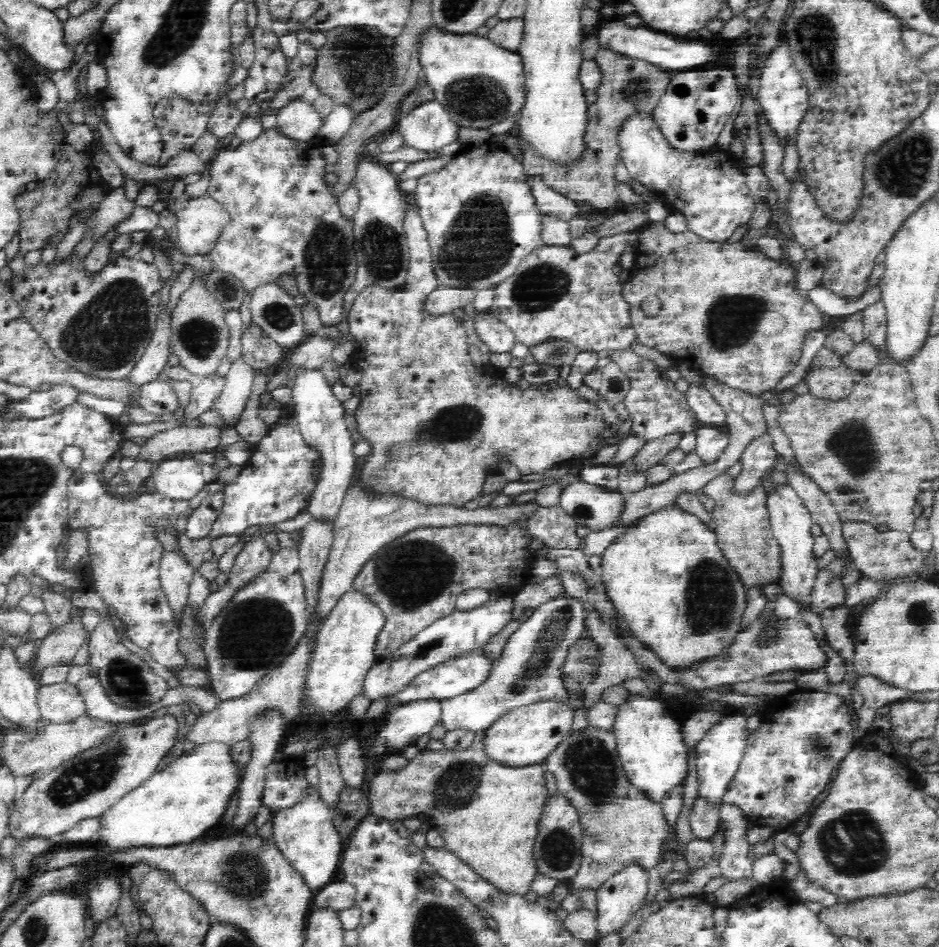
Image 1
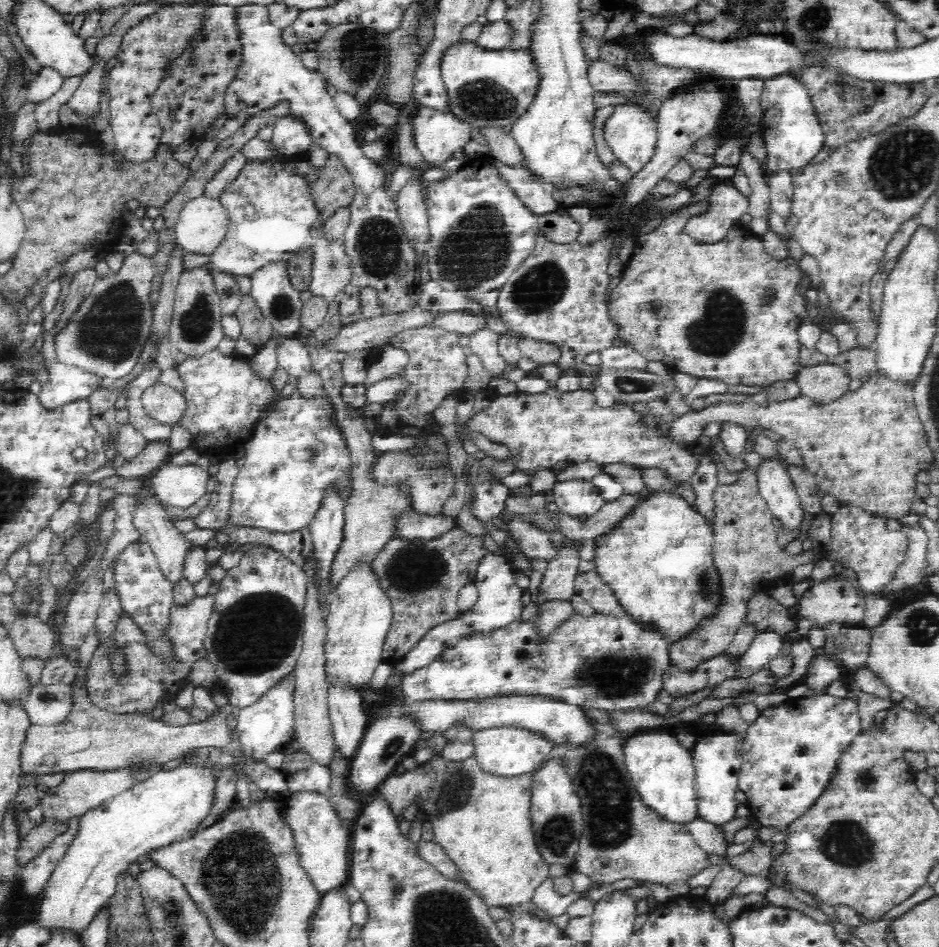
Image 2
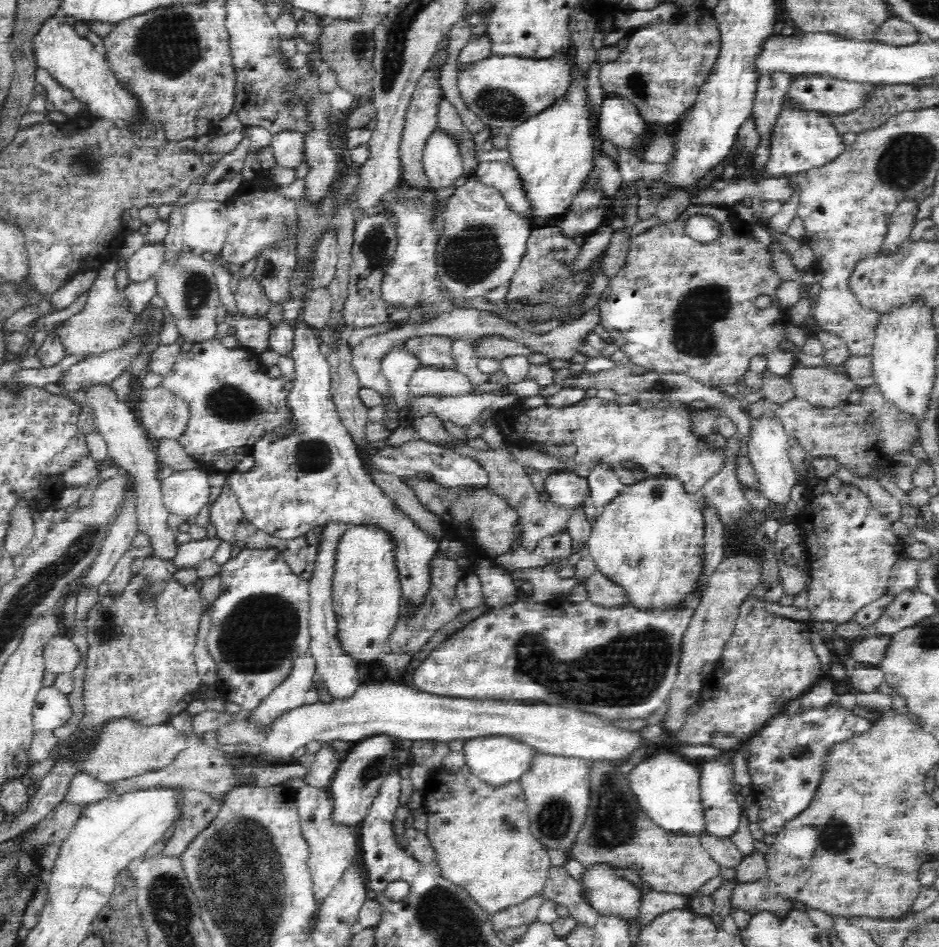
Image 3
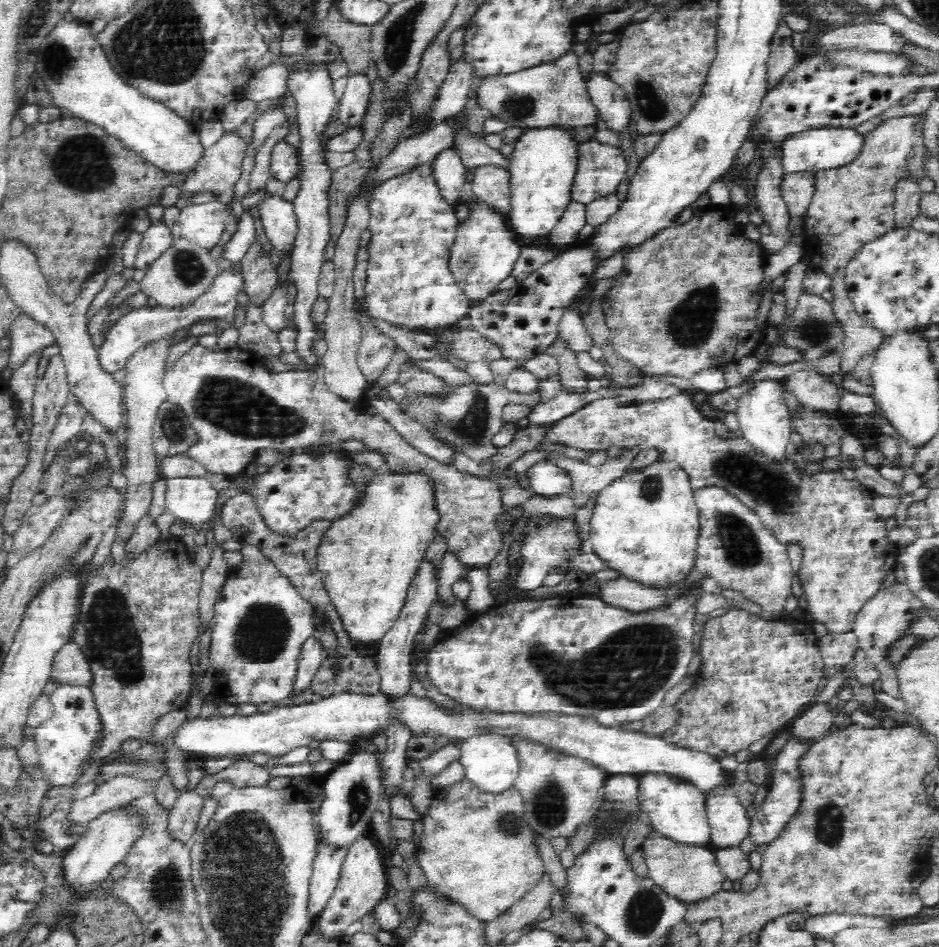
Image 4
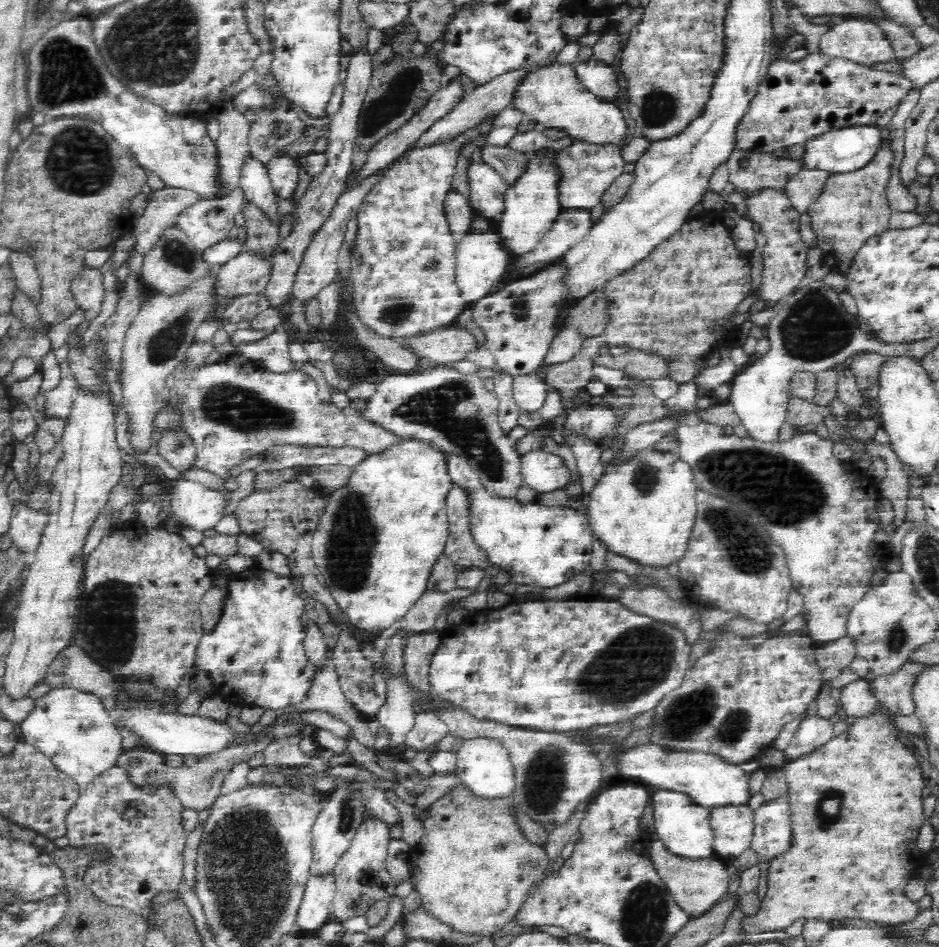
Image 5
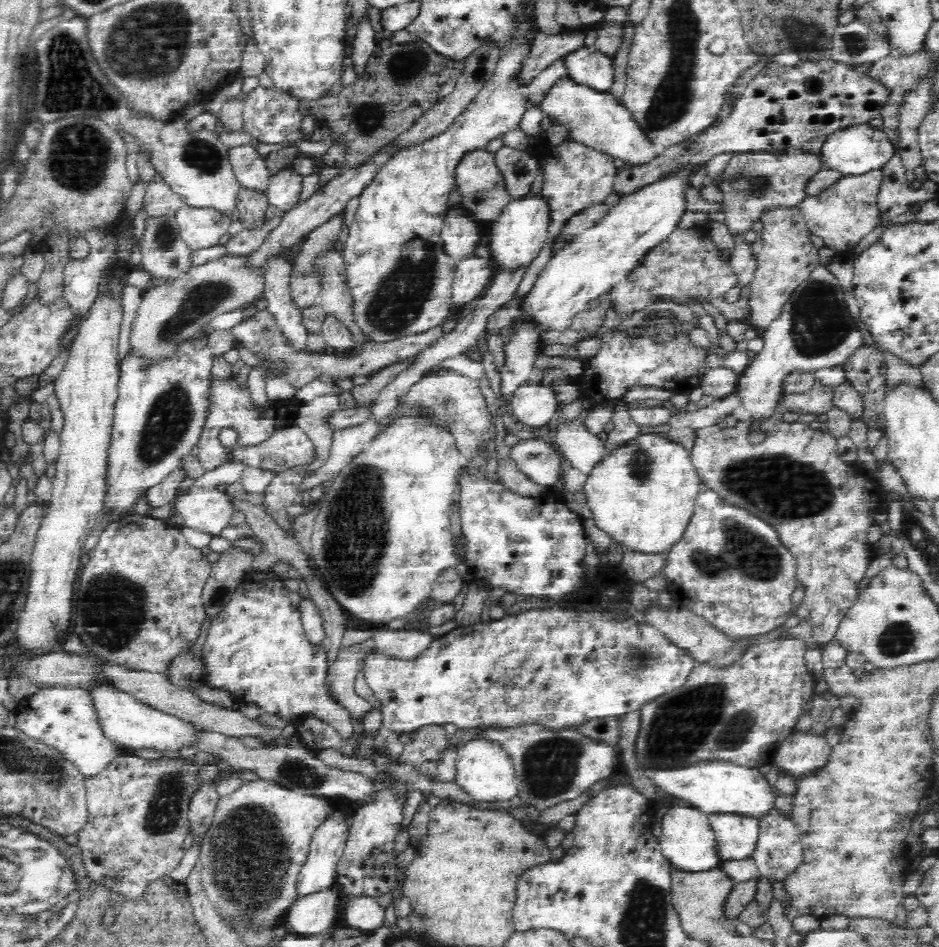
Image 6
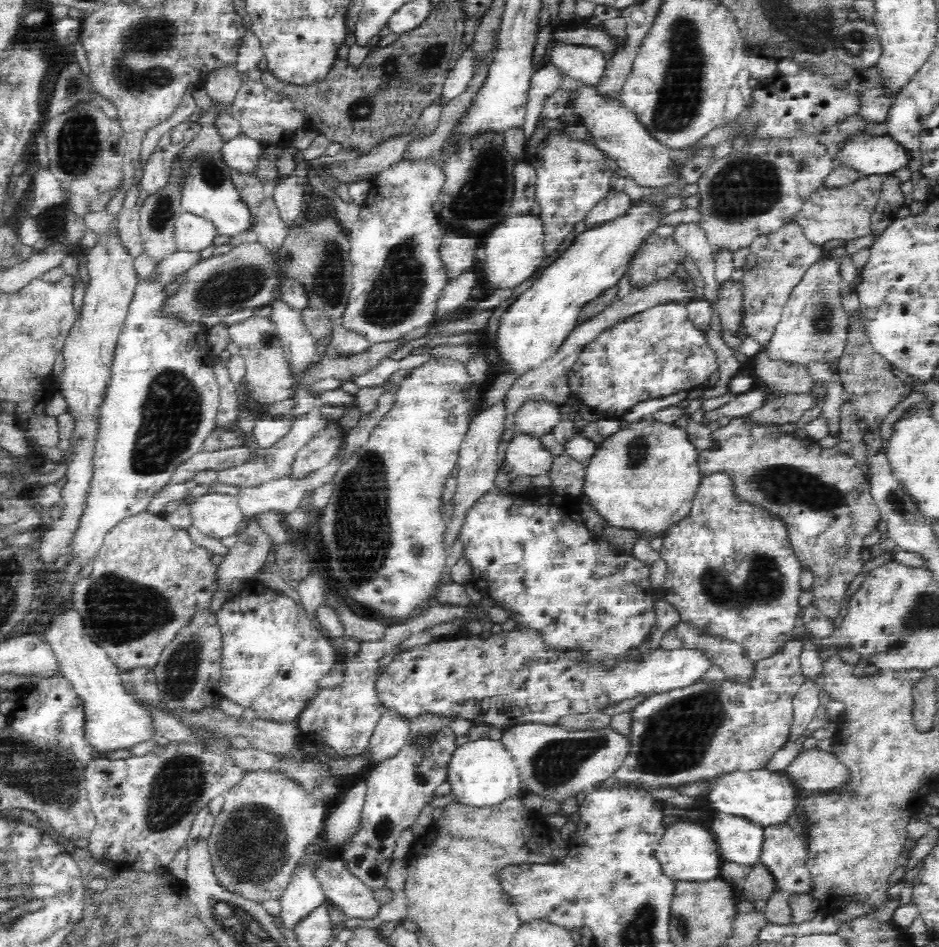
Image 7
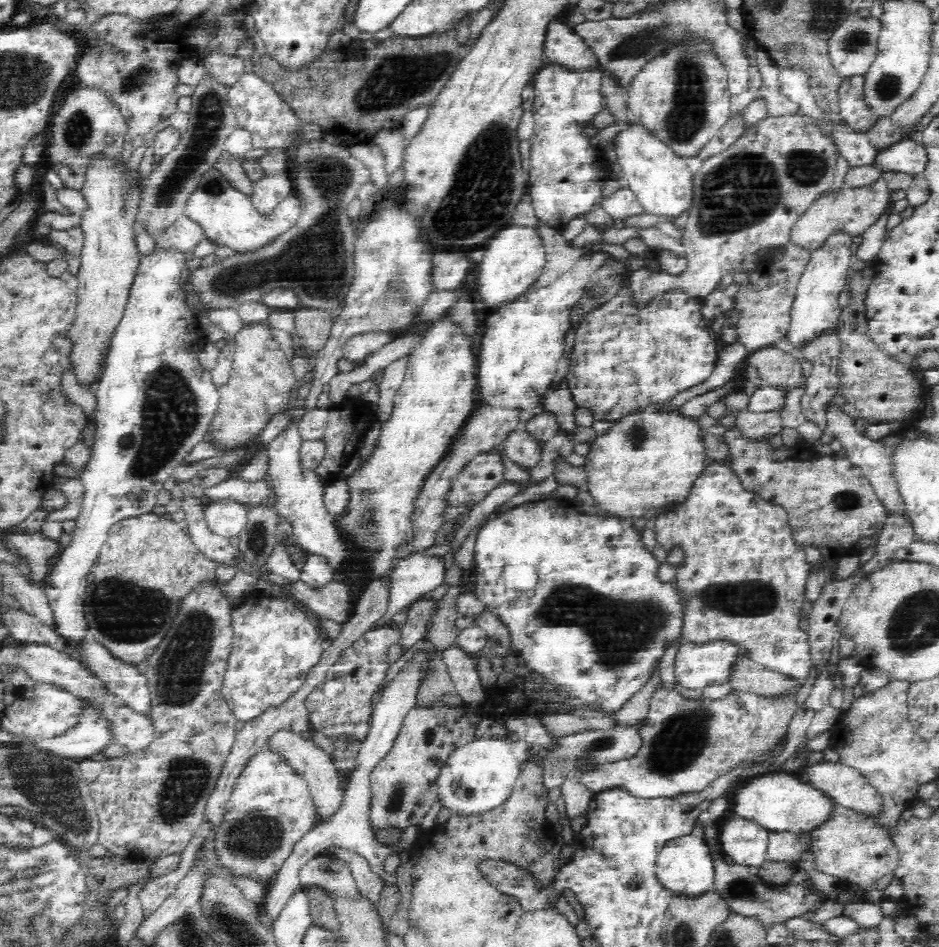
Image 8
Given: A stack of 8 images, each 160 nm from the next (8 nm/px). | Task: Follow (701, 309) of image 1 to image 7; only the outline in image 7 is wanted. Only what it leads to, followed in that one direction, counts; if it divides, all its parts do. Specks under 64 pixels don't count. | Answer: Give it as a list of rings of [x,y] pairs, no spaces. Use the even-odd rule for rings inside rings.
[[[650,233],[635,248],[628,270],[630,284],[641,287],[653,280],[670,276],[678,266],[685,265],[684,257],[686,250],[670,235],[660,238]],[[726,280],[726,284],[718,292],[717,309],[720,324],[724,331],[741,334],[742,331],[742,287],[740,282]]]

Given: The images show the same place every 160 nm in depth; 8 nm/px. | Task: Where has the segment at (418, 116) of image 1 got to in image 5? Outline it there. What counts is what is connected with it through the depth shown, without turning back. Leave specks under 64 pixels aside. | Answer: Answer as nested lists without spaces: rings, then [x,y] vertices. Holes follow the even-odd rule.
[[[451,188],[450,193],[444,200],[445,217],[448,223],[448,230],[455,241],[462,240],[472,230],[472,220],[476,215],[475,210],[469,205],[466,199],[459,192]]]

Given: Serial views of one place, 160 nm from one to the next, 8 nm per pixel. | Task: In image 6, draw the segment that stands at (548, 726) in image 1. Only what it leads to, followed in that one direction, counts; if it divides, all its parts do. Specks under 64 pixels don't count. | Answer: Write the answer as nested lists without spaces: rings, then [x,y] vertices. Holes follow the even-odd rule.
[[[482,736],[480,739],[469,740],[466,744],[458,746],[455,767],[456,784],[476,803],[492,802],[496,805],[498,801],[510,801],[518,795],[512,761],[497,742],[489,741]]]

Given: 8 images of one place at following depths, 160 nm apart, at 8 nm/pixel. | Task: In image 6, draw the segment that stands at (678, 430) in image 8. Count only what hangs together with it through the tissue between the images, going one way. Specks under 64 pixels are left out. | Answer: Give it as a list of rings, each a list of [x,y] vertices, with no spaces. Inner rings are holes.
[[[639,432],[624,446],[604,455],[594,468],[590,469],[582,491],[586,494],[587,506],[594,514],[593,519],[598,529],[622,545],[623,550],[660,554],[670,550],[670,546],[674,546],[682,538],[703,486],[692,464],[690,450],[678,444],[678,441],[670,437],[664,438],[656,432]]]

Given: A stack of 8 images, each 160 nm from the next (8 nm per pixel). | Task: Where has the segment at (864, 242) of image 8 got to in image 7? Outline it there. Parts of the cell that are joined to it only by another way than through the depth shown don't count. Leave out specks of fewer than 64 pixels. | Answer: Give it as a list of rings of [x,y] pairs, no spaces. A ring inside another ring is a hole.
[[[890,175],[882,186],[882,193],[871,216],[870,236],[878,240],[884,229],[898,218],[898,210],[904,207],[906,195],[901,190],[901,182]]]

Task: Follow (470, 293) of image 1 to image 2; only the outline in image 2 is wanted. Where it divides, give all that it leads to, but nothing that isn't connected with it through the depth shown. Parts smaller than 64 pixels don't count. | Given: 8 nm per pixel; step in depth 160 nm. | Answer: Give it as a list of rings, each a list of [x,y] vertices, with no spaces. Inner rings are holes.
[[[417,305],[406,312],[366,317],[356,323],[343,326],[334,340],[320,345],[345,353],[364,349],[375,351],[382,345],[387,345],[396,334],[428,326],[438,314],[440,312],[433,314],[420,309]]]

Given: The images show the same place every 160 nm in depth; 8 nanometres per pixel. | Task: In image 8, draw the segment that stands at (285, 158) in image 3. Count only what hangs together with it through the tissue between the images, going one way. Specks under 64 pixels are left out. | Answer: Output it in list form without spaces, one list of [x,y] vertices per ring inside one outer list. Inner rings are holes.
[[[215,168],[208,171],[201,177],[198,189],[189,196],[185,214],[198,224],[203,238],[212,244],[218,247],[227,246],[235,254],[254,254],[286,234],[298,222],[302,205],[294,193],[284,198],[271,213],[264,215],[254,208],[250,195],[234,189]]]

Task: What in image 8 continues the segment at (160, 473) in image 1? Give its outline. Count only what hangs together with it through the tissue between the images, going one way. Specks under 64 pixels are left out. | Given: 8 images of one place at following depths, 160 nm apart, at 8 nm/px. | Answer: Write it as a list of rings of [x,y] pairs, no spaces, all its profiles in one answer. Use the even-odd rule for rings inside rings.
[[[235,500],[205,503],[204,514],[211,532],[230,539],[238,537],[249,524],[249,506]]]

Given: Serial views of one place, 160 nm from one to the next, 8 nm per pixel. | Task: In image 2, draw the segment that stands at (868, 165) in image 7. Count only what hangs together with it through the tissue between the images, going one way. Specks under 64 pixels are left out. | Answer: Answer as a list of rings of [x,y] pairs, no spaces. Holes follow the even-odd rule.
[[[792,75],[780,76],[765,82],[760,94],[763,109],[762,132],[767,155],[762,163],[763,175],[768,177],[781,170],[808,166],[824,148],[826,133],[818,121],[810,93]]]

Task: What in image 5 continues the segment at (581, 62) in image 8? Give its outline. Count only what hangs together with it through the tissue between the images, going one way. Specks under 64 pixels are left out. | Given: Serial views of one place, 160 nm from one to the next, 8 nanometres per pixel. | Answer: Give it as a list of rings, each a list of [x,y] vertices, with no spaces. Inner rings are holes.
[[[592,57],[588,60],[580,60],[580,62],[576,61],[572,66],[576,79],[588,91],[600,97],[601,100],[614,102],[620,90],[618,86],[620,76],[615,72],[613,65]]]

